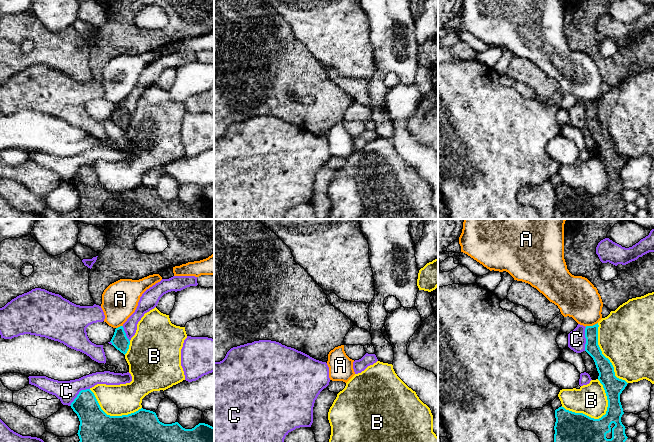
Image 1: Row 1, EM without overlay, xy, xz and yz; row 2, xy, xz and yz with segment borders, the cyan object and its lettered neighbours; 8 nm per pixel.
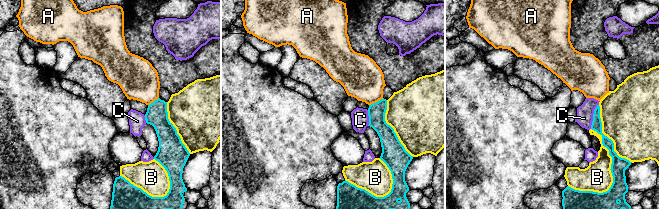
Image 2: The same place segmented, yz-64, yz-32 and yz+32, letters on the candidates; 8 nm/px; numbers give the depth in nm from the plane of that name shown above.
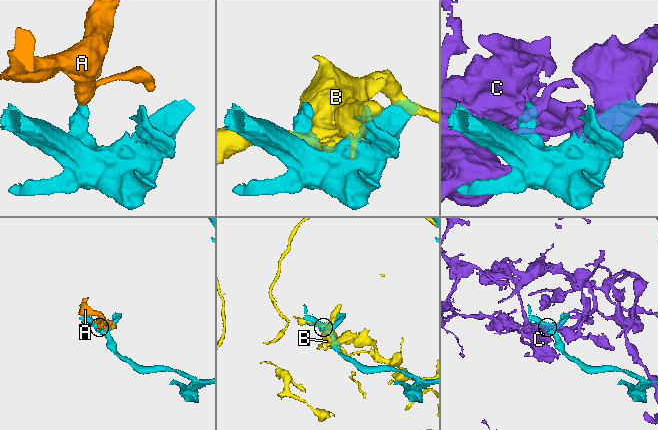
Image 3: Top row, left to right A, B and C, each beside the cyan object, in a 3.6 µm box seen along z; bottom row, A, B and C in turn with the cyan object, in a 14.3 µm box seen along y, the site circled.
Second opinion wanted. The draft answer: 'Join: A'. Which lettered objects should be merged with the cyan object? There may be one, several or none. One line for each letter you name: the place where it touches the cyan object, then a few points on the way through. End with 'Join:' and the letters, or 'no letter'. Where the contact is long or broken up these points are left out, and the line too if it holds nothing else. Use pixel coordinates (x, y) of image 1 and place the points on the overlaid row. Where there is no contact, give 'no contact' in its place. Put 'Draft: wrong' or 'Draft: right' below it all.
Join: no letter
Draft: wrong

